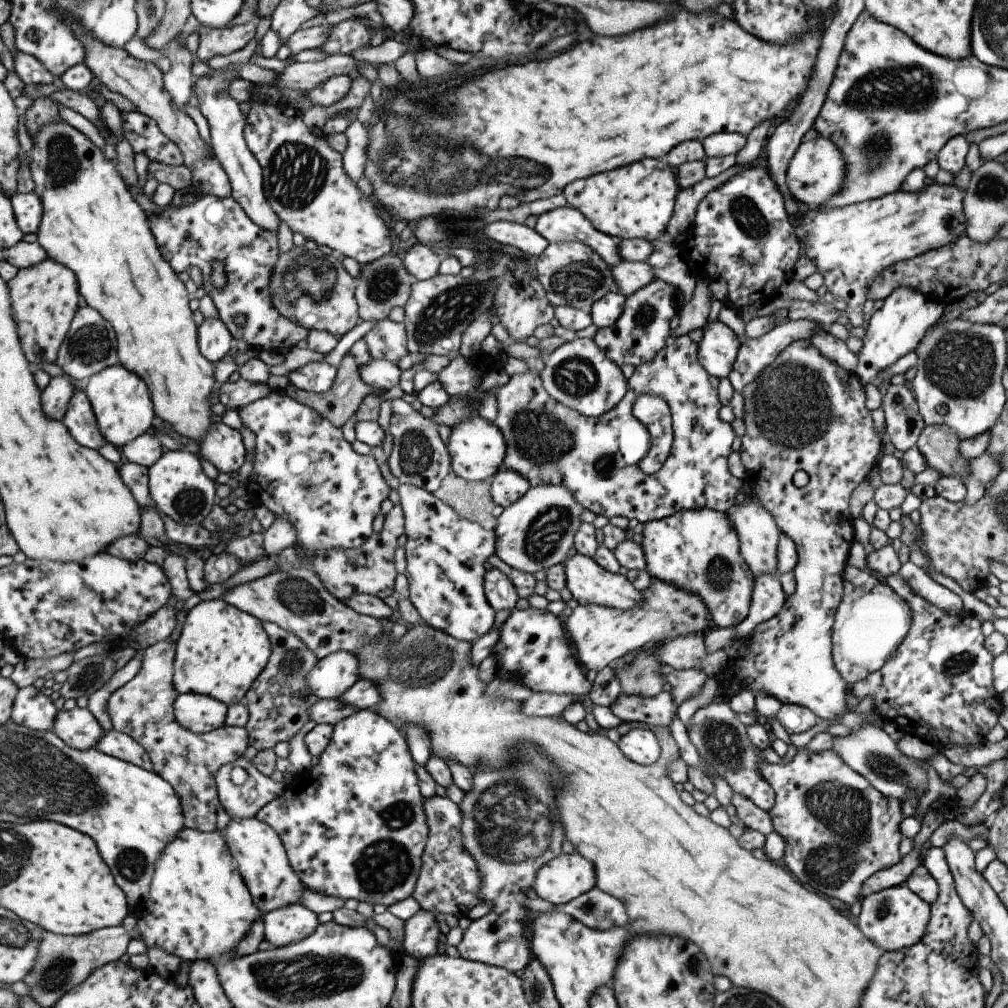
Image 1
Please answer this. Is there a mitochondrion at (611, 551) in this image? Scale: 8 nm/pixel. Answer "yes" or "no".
no

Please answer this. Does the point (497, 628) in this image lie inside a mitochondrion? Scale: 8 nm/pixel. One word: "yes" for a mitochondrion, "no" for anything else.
no

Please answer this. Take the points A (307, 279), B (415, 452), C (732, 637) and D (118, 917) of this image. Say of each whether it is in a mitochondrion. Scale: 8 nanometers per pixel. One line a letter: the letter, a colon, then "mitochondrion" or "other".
A: mitochondrion
B: mitochondrion
C: other
D: other

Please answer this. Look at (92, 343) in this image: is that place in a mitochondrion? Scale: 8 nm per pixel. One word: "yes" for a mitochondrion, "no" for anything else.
yes

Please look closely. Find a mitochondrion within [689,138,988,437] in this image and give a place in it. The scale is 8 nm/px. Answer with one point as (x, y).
(749, 218)

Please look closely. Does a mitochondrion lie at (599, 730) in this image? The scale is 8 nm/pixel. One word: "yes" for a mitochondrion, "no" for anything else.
no

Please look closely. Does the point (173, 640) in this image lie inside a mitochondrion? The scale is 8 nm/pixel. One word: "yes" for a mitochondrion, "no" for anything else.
no

